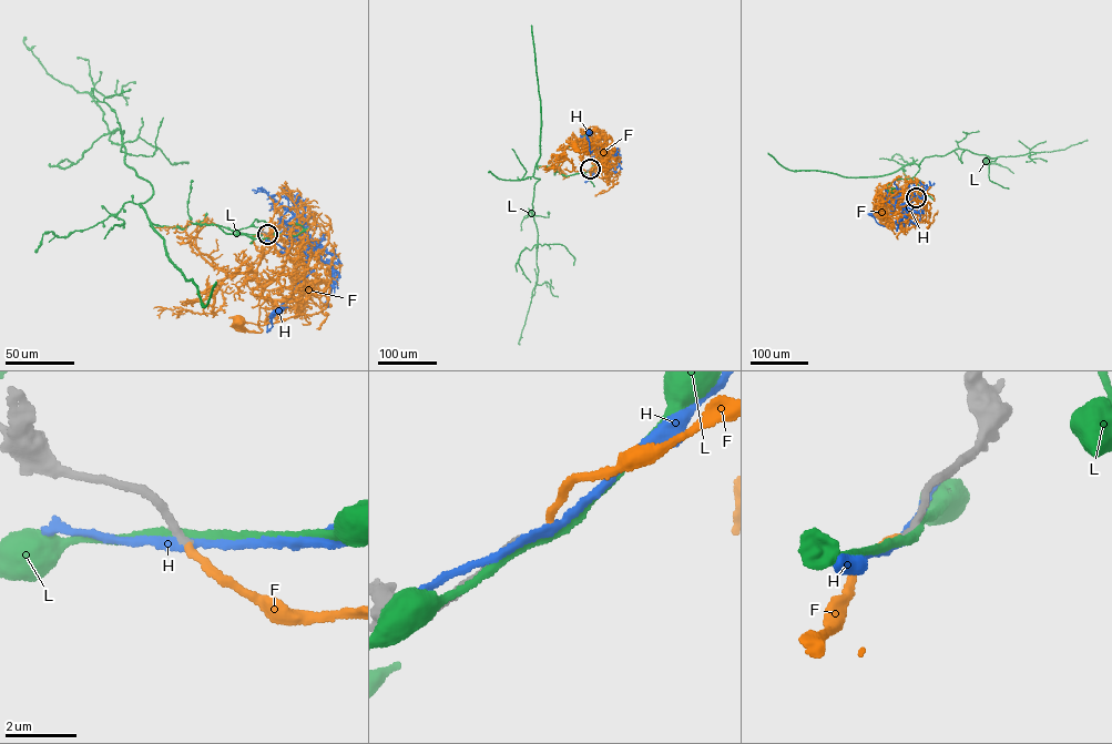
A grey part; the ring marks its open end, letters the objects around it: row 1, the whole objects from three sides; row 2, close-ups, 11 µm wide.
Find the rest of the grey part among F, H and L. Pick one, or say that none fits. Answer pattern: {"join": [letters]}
{"join": ["F"]}

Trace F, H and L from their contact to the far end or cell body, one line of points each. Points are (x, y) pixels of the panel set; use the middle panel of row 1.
F: (590, 169), (600, 160), (592, 140), (585, 148), (587, 154), (587, 151), (581, 152), (574, 144)
H: (590, 169), (604, 155), (608, 145), (590, 153), (589, 132)
L: (590, 169), (564, 176), (536, 165), (538, 273), (519, 344)

